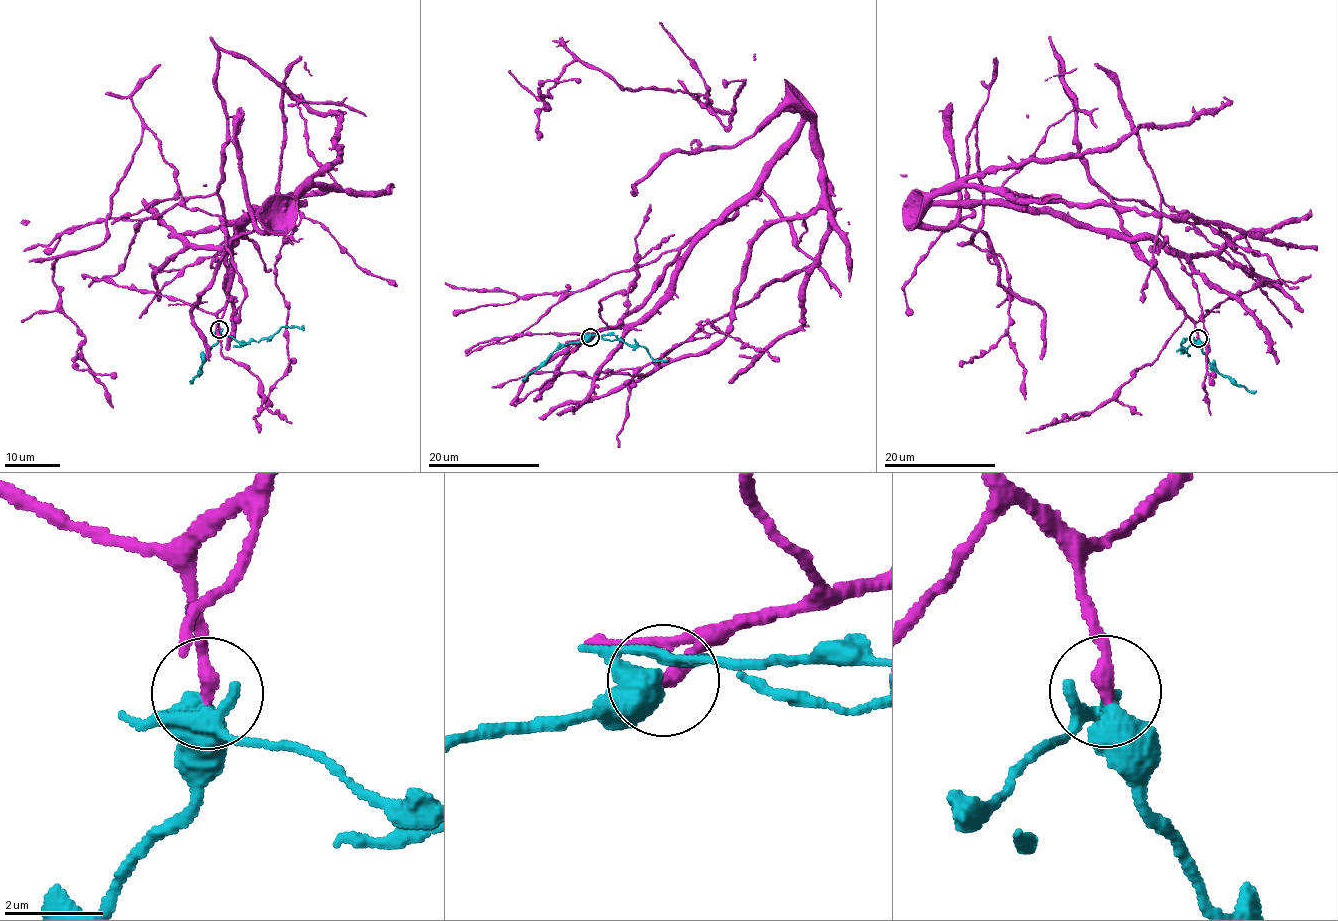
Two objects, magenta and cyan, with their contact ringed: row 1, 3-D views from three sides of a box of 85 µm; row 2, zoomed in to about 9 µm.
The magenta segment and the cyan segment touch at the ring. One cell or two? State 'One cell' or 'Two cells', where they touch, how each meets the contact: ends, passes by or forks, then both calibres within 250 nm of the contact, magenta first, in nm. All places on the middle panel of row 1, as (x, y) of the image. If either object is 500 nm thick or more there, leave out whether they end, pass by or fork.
Two cells. Place: (590, 337). At the ring magenta ends. At the ring cyan forks. Thickness 300 nm (magenta) against 360 nm

